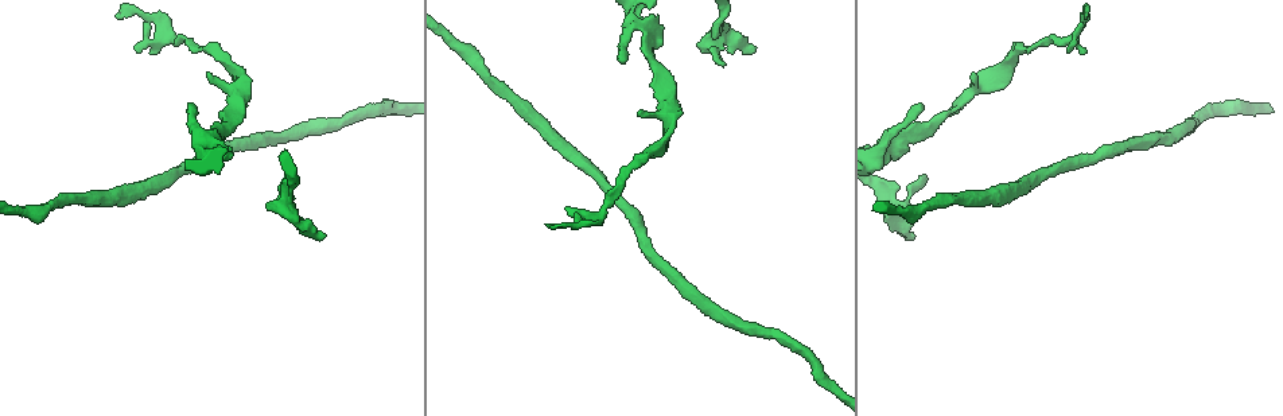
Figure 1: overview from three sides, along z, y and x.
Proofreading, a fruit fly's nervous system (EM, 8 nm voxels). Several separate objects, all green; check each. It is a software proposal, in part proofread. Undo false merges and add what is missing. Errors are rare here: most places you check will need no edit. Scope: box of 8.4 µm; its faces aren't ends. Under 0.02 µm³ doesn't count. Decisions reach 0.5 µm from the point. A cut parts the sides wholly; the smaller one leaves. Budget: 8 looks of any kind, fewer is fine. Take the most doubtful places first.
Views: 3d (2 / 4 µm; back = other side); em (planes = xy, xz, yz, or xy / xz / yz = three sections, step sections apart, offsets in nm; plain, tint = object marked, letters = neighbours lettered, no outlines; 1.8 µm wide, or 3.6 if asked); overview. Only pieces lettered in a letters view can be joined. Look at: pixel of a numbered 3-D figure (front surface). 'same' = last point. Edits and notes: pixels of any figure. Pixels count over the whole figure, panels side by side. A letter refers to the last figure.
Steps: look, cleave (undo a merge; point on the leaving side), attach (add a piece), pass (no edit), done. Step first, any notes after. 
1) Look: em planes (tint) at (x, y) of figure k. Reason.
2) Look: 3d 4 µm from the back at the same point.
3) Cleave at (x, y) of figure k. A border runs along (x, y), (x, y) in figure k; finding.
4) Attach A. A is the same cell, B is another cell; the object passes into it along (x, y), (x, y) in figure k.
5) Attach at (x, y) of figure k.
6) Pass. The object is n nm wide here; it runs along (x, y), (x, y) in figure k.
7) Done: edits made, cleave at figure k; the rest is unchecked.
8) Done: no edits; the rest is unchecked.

Look: em 3.6 µm planes (letters) at (927, 180) of figure 1. Tapers out.

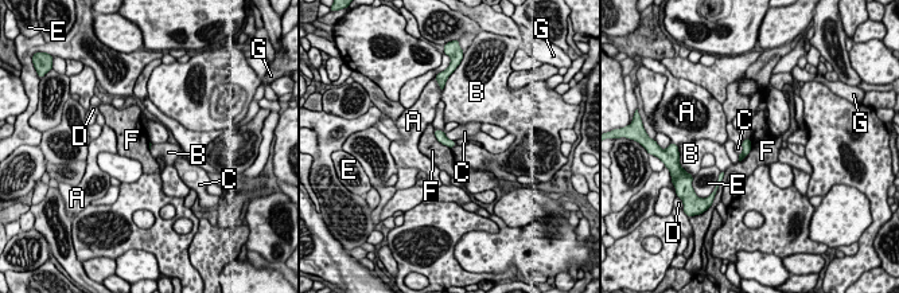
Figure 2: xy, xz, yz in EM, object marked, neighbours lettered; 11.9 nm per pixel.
Pass. A, B, C, D, E, F and G are other cells; a border runs along (434, 129), (435, 137), (451, 148) in figure 2; none of them fits.

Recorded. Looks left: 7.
Look: em planes (letters) at (920, 102) of figure 1.

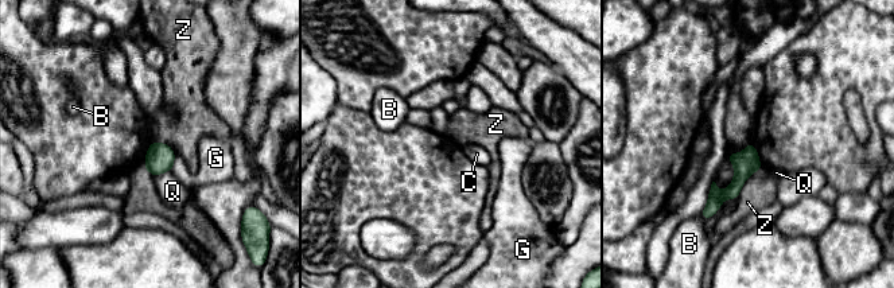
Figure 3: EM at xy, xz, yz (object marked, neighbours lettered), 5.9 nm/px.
Pass. B, C, G, Q and Z are other cells; a border runs along (761, 167), (746, 179), (735, 201) in figure 3; none of them fits.

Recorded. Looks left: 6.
Look: em planes (letters) at (134, 47) of figure 1. An open end.

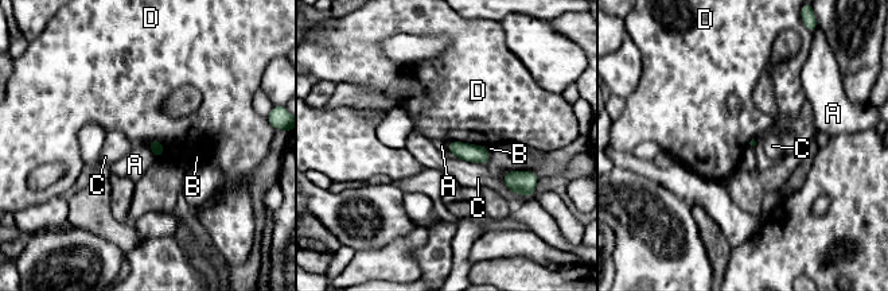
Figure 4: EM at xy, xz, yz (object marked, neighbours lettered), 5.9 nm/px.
Pass. The longest contact is with D, 260 nm; A, B, C and D are other cells; no lettered piece goes on from it.

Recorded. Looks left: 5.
Done: no edits; the rest is unchecked.

